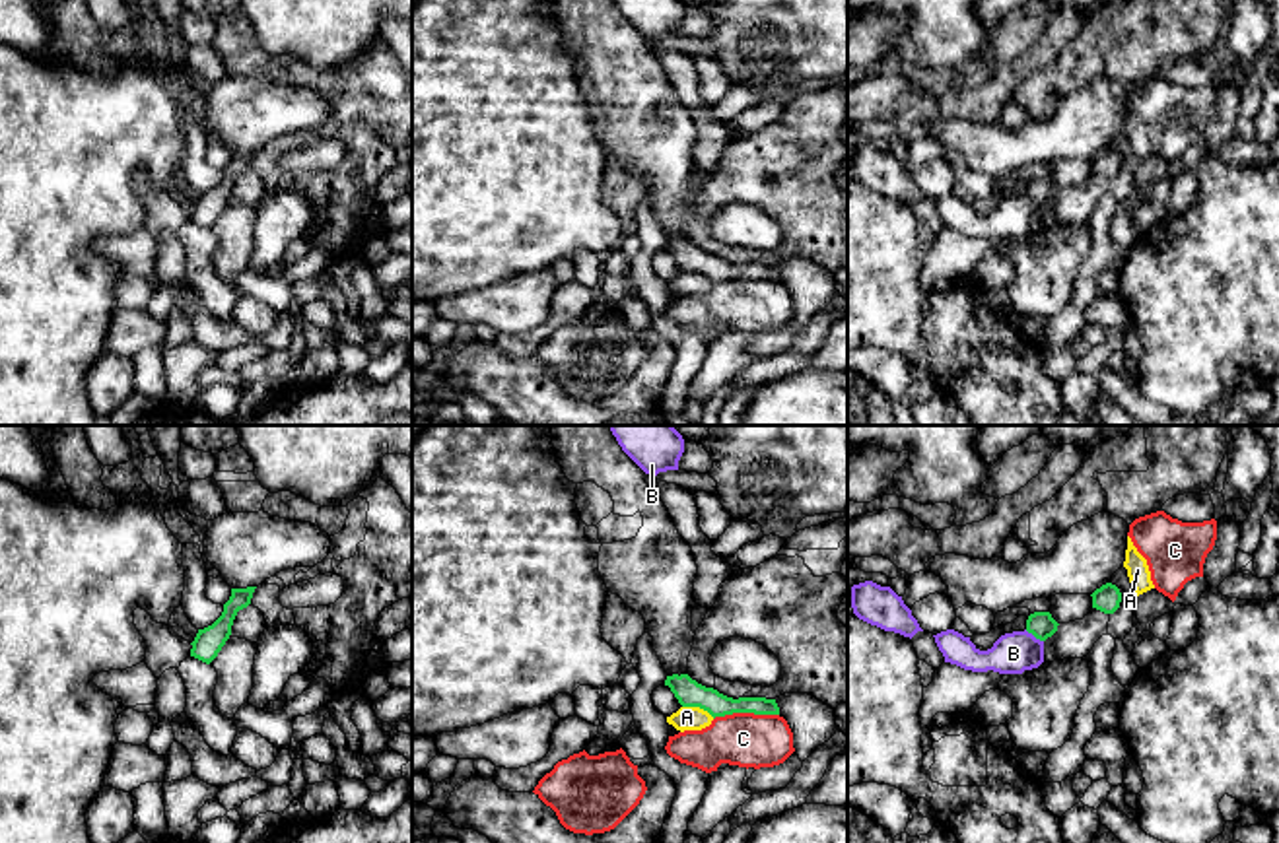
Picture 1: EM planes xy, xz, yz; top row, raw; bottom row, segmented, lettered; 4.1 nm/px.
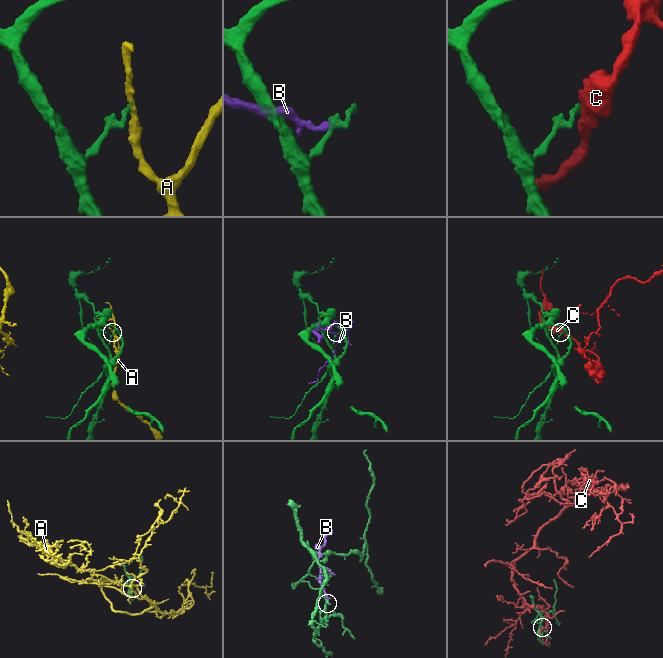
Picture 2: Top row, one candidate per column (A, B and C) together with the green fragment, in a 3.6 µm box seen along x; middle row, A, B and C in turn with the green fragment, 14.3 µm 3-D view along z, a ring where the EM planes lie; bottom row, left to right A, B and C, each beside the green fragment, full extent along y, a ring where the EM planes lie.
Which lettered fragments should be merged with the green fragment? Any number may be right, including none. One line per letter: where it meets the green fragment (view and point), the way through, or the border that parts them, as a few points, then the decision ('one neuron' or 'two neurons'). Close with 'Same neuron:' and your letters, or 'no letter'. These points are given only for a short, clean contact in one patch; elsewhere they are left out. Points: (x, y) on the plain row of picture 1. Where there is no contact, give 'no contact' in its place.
A: contact xz (698, 270); border xz (683, 270), (698, 270), (714, 282); two neurons
B: contact yz (1035, 201); border yz (1025, 195), (1042, 206); two neurons
C: contact xz (745, 276); border xz (778, 278), (725, 278), (714, 284); two neurons
Same neuron: no letter

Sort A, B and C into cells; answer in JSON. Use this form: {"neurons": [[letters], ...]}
{"neurons": [["A"], ["B"], ["C"]]}

